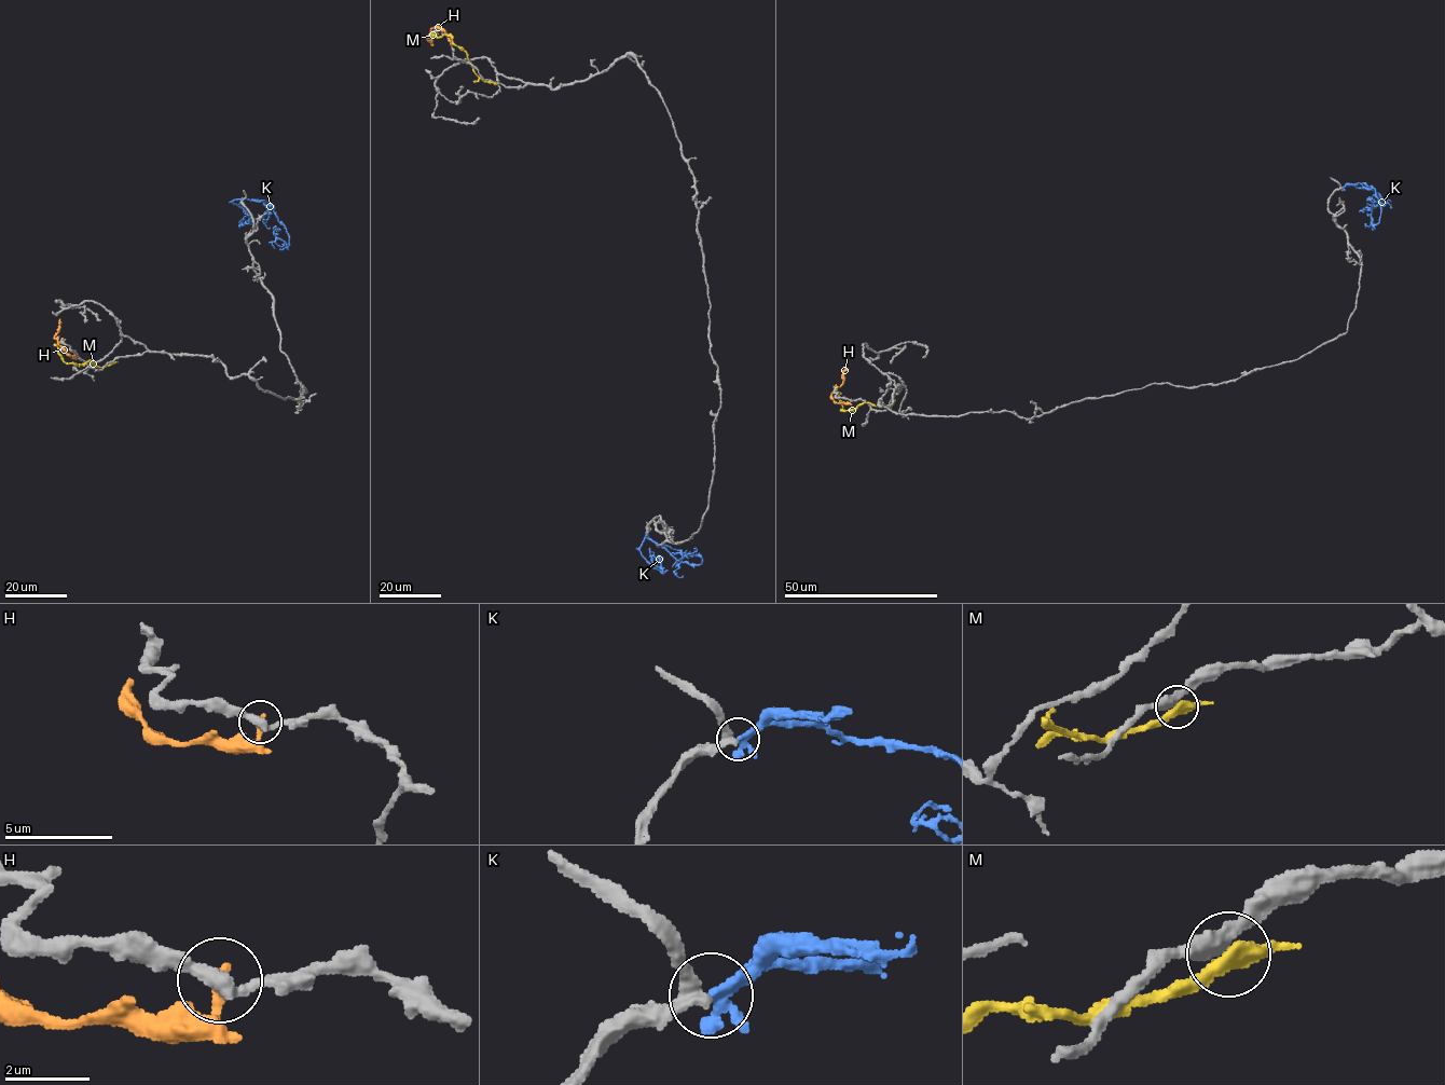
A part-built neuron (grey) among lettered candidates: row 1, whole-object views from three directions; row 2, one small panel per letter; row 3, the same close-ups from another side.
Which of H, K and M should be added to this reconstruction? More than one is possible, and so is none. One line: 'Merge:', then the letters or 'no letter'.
Merge: K

